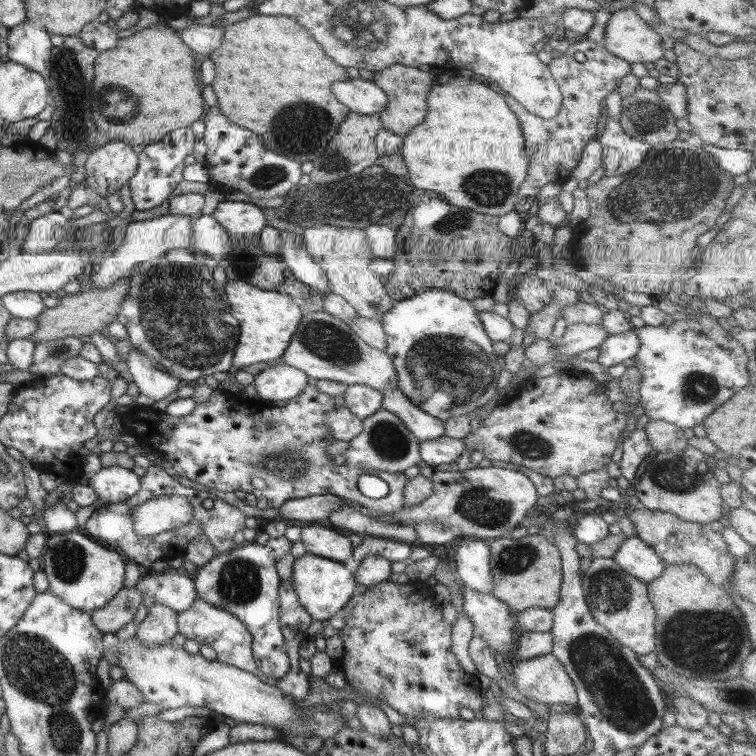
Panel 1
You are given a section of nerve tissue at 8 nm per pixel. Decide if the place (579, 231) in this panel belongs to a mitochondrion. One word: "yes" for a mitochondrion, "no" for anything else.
no

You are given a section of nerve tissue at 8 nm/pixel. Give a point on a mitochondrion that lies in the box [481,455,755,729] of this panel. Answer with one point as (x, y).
(675, 636)

